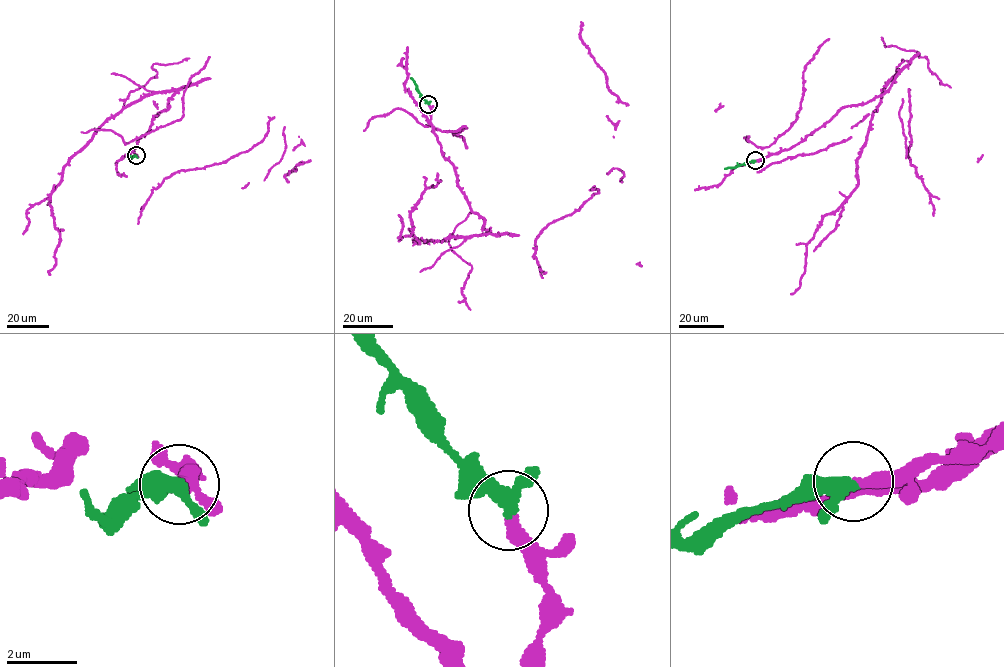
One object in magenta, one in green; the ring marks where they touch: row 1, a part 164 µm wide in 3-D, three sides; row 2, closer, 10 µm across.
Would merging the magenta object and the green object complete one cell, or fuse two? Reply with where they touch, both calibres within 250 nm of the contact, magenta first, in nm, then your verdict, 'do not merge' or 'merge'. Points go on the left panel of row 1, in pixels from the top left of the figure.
at (136, 155); 360 nm thick on the magenta side, 320 nm on the other; merge

